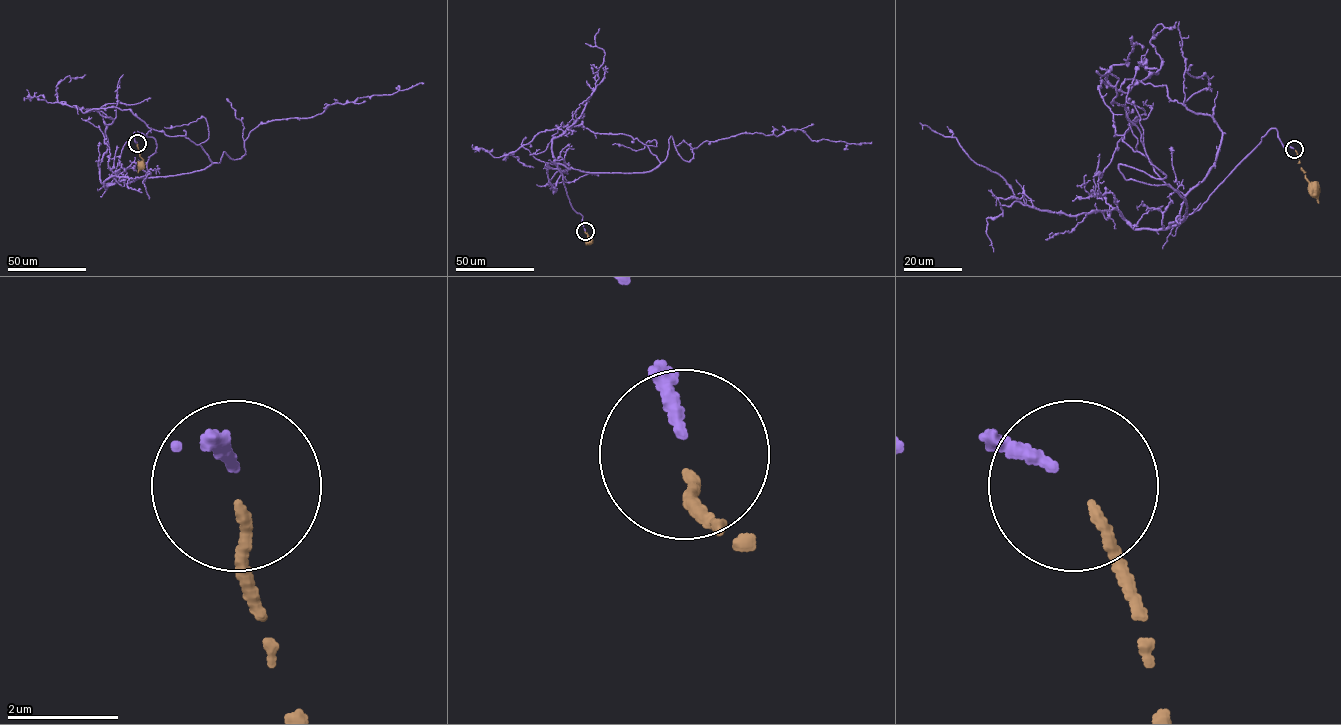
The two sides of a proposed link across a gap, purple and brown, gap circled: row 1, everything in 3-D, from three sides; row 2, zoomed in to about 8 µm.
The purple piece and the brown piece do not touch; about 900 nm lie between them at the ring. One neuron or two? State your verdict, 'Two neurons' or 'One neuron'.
One neuron

